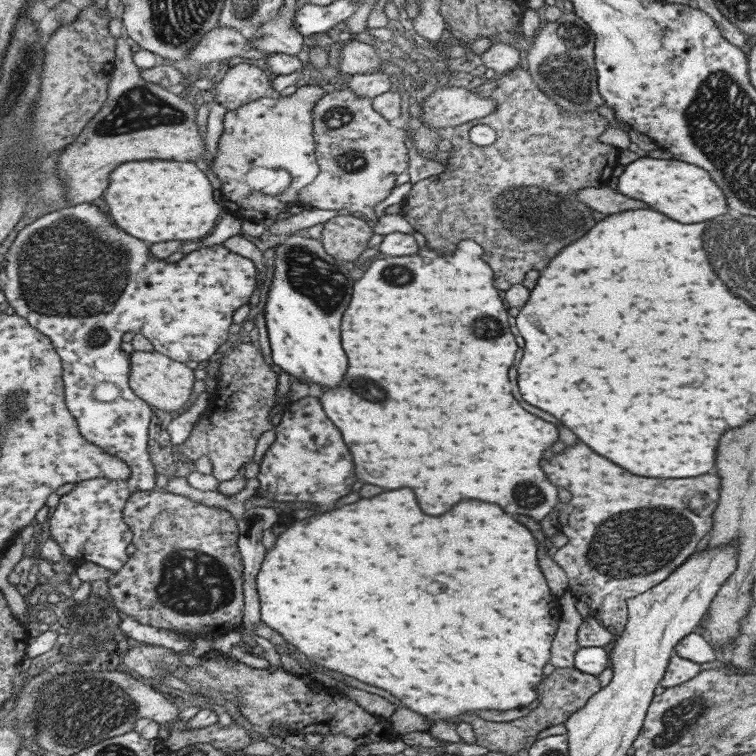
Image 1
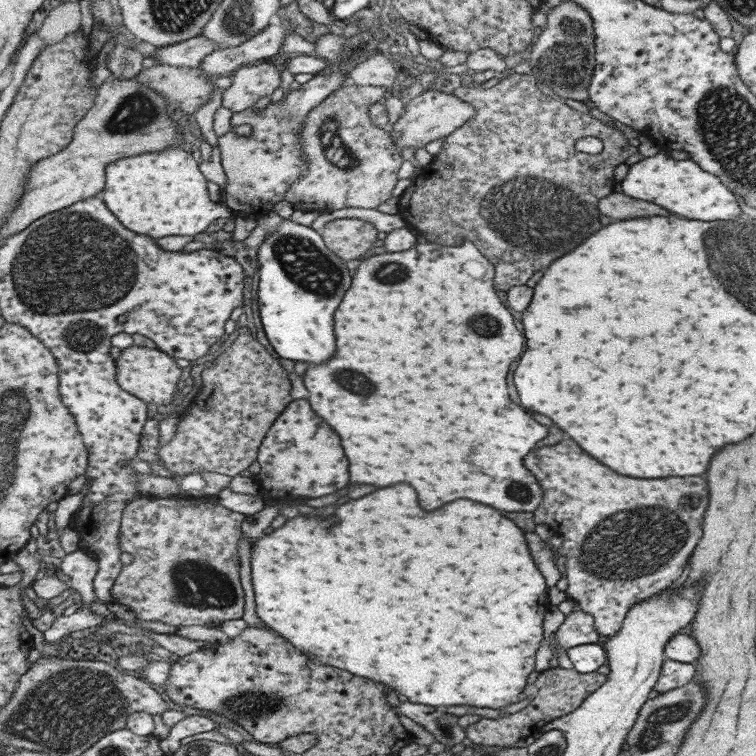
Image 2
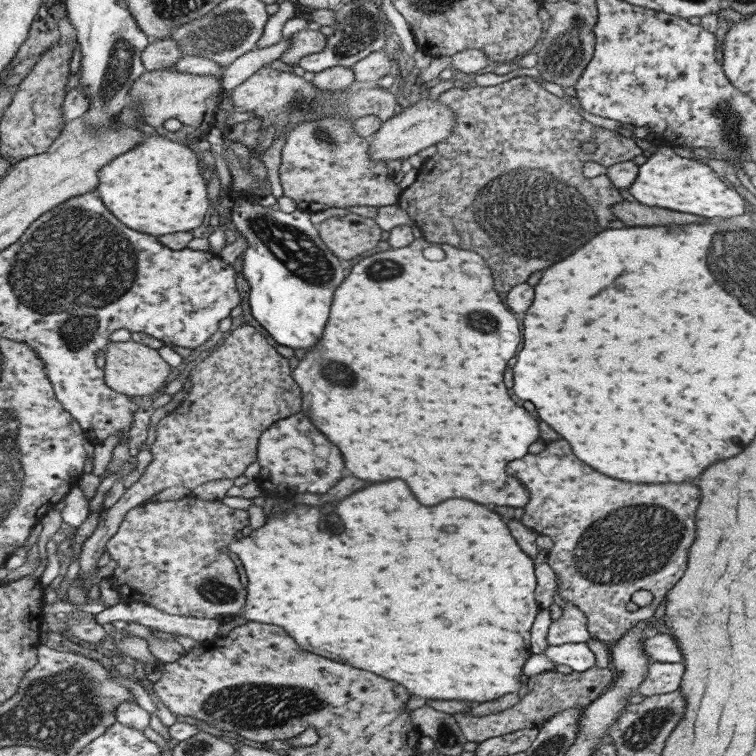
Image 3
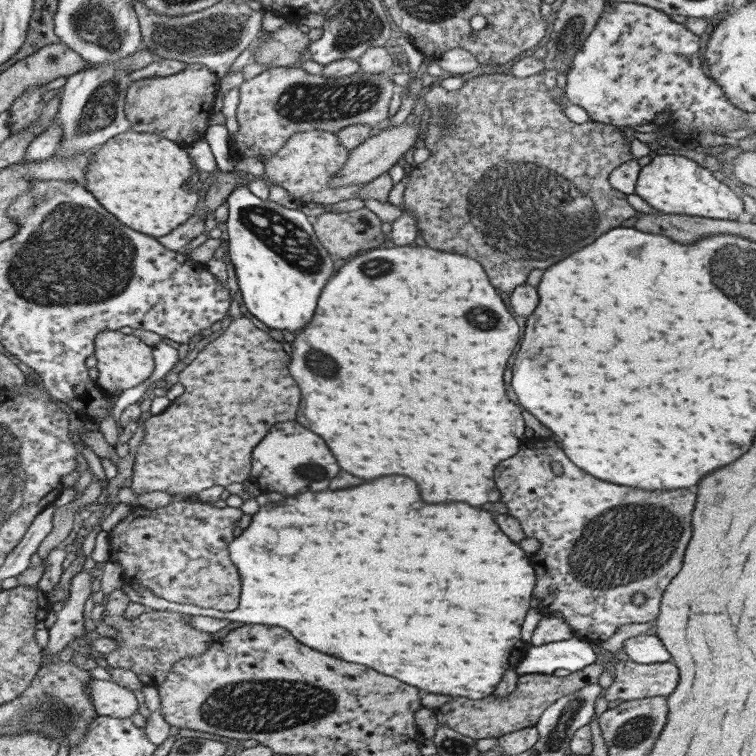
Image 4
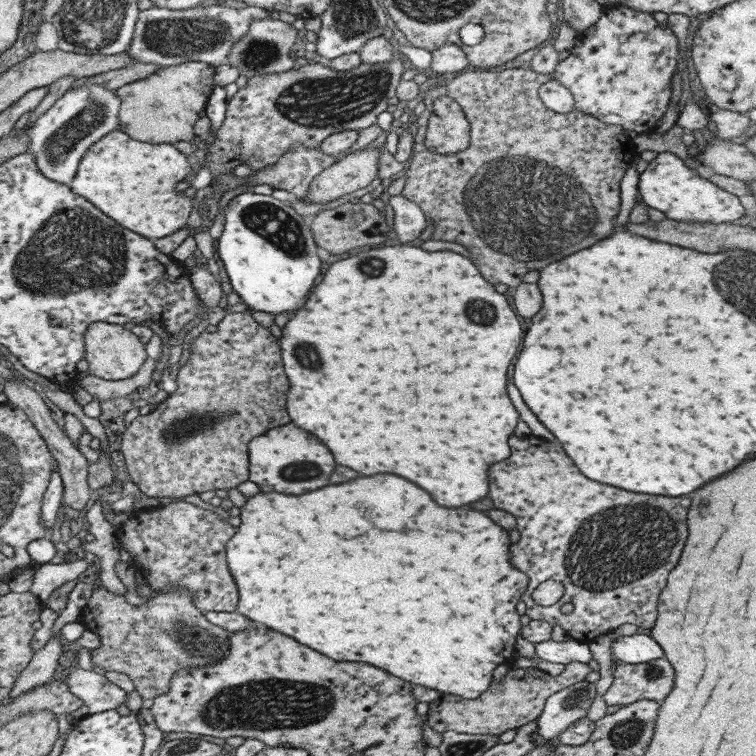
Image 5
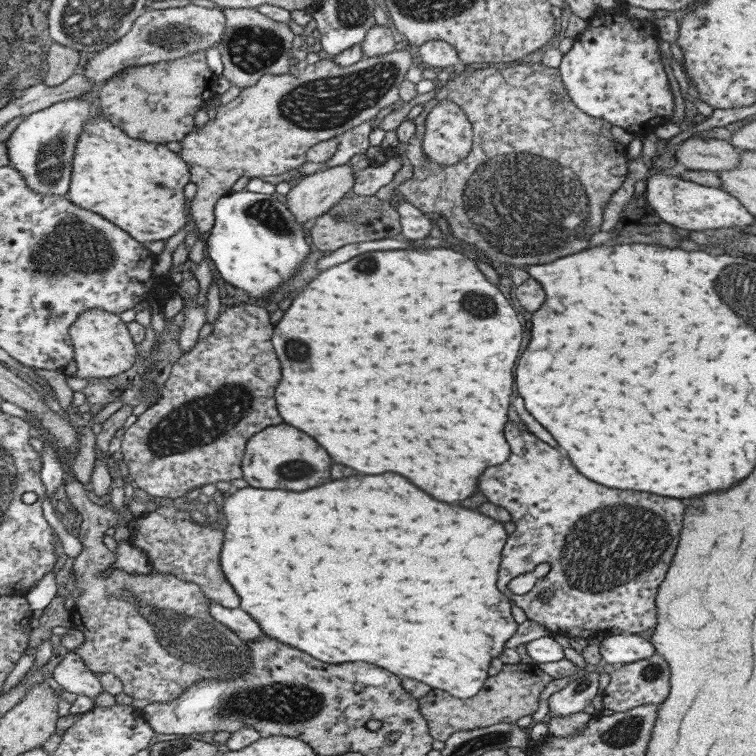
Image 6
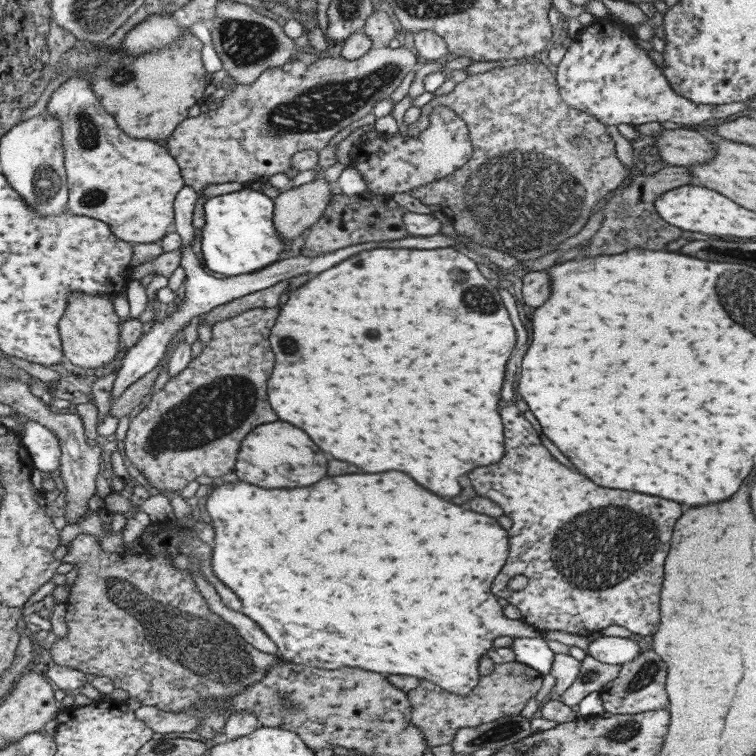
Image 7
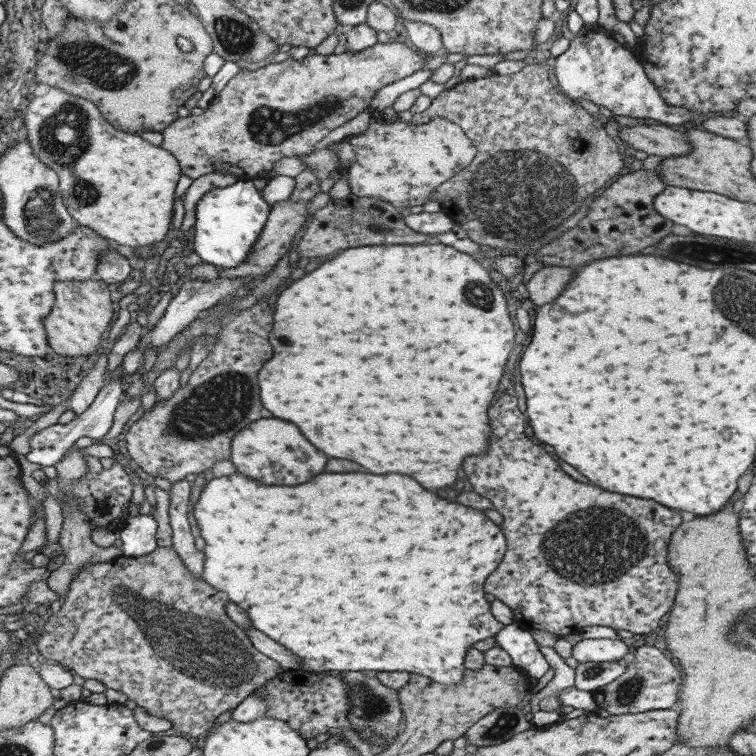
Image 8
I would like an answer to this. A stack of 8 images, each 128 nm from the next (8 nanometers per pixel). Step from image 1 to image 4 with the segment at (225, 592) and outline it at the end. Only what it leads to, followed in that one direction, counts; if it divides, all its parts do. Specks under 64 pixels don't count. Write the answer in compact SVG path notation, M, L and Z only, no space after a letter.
M169 501L165 506L157 507L155 509L147 509L143 507L133 506L129 509L129 512L125 518L119 521L109 532L109 546L111 552L111 562L118 562L122 568L122 574L125 583L129 586L135 587L137 584L141 584L150 590L155 596L167 600L167 602L177 602L177 604L193 604L193 606L199 606L199 608L213 608L213 610L219 610L219 612L229 612L235 610L238 605L240 595L240 578L235 568L235 565L231 562L228 555L228 544L233 540L233 530L237 526L239 518L243 513L239 508L224 507L216 508L207 503L198 502L185 502L185 501Z

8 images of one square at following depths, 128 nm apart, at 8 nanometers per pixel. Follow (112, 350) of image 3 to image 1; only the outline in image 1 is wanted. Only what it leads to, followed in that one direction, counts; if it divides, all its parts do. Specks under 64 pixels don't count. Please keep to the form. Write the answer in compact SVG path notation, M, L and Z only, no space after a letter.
M131 351L128 355L130 362L128 387L150 407L165 412L175 412L175 410L181 410L189 402L189 394L192 392L191 385L195 379L193 370L185 366L185 363L175 362L155 351Z

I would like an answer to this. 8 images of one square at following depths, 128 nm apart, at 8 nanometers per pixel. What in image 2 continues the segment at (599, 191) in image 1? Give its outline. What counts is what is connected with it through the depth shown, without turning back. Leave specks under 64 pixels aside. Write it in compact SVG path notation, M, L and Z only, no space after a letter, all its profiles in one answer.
M612 191L603 198L598 198L596 207L599 208L600 214L615 218L615 220L629 220L635 216L667 216L669 212L643 200L629 198L623 193Z

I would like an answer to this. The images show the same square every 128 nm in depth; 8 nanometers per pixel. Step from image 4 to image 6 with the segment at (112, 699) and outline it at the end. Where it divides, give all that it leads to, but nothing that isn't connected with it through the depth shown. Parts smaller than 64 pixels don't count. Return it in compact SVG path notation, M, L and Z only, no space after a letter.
M67 651L63 660L53 668L52 684L65 692L89 699L105 692L101 689L101 682L94 673L85 667L81 658Z

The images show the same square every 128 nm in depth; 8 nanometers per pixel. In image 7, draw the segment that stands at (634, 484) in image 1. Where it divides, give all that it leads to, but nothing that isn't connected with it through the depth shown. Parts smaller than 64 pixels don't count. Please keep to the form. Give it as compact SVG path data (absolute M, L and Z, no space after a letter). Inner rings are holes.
M505 406L499 410L499 418L503 422L503 440L505 440L505 450L503 450L503 458L495 464L489 464L489 466L479 466L479 468L473 468L469 472L469 480L471 480L471 488L479 494L479 496L485 496L489 500L493 500L495 504L499 504L502 508L503 515L509 517L512 524L509 529L506 530L508 540L508 555L507 562L503 564L501 572L495 576L495 580L491 582L491 594L493 596L499 596L499 598L505 598L503 603L509 603L515 606L519 610L520 620L525 624L532 626L533 628L540 629L542 631L547 630L561 630L561 632L569 632L571 634L577 634L579 636L588 636L593 631L599 631L606 626L623 626L633 634L639 636L647 636L653 633L653 625L658 622L660 617L659 608L659 595L664 577L664 558L669 550L671 530L673 530L673 524L675 520L681 516L681 506L671 502L671 500L661 500L657 496L639 496L637 492L615 492L611 488L599 488L595 486L593 482L589 482L587 478L583 478L581 474L575 474L571 470L567 470L565 466L561 466L539 442L533 426L523 418L523 414L515 408L515 406ZM647 508L647 516L641 516L637 512L643 512ZM629 510L633 512L629 512ZM513 576L526 576L527 583L520 590L513 591L507 587L509 580Z

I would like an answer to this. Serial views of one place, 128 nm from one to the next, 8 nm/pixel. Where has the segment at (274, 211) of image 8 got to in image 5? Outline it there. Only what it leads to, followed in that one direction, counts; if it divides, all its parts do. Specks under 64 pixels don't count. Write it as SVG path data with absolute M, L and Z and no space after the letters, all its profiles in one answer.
M384 145L339 157L315 176L307 188L307 196L301 200L323 204L365 188L377 177L377 151L382 148Z

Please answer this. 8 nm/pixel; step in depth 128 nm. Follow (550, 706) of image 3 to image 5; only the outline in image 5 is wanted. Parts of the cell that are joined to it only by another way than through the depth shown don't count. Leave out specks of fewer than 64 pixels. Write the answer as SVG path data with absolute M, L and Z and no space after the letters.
M581 662L565 664L564 670L558 676L550 676L536 668L517 668L509 670L501 682L491 682L485 692L475 699L457 698L441 694L439 698L428 703L424 714L427 725L437 733L453 731L459 734L491 734L501 735L503 732L533 722L542 712L545 699L553 693L557 693L574 682L585 680L588 674L592 674L591 668Z

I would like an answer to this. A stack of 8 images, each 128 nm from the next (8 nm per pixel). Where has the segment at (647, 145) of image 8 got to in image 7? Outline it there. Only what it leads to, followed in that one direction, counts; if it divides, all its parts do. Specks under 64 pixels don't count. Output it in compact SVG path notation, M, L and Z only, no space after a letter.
M694 128L663 129L654 137L660 160L673 166L688 167L710 161L714 157L712 141Z

